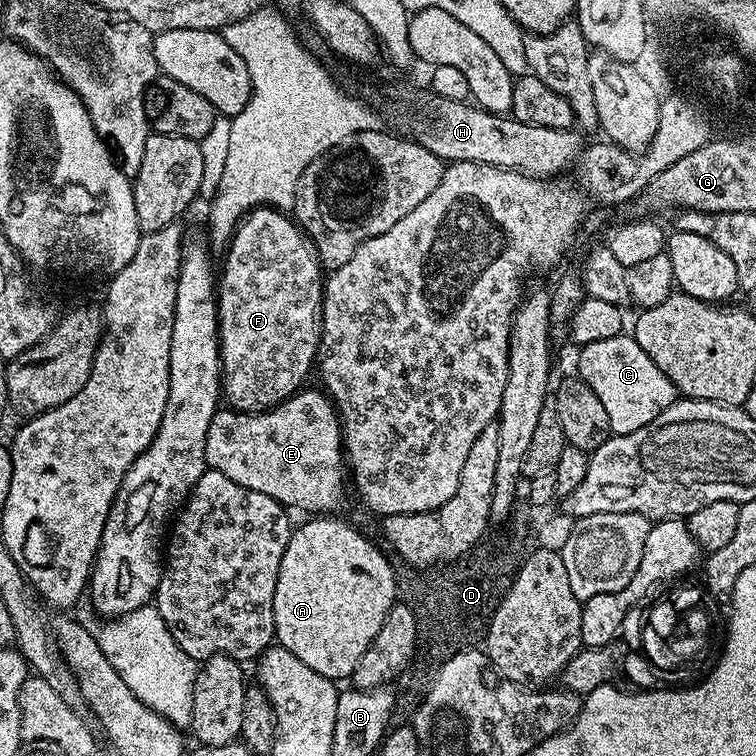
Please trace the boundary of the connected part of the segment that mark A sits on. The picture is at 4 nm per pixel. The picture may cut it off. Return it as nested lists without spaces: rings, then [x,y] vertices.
[[[308,518],[305,519],[308,521],[301,528],[293,527],[292,536],[288,539],[286,546],[286,554],[282,554],[282,566],[278,570],[278,586],[274,586],[274,626],[276,627],[275,639],[278,641],[279,647],[290,650],[290,654],[302,658],[302,662],[306,662],[306,666],[310,666],[310,670],[318,670],[318,674],[322,674],[330,681],[341,682],[340,680],[347,681],[351,677],[362,654],[366,654],[370,642],[374,642],[374,638],[378,638],[378,630],[382,630],[393,604],[397,603],[396,577],[398,572],[395,567],[392,569],[391,562],[358,529],[351,528],[344,520],[332,519],[336,518]]]

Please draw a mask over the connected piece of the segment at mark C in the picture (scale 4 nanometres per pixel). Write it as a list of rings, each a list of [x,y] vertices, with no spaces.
[[[621,334],[614,338],[602,338],[602,342],[590,342],[583,345],[579,352],[580,357],[576,360],[575,371],[580,379],[586,382],[586,386],[590,386],[594,394],[598,394],[606,415],[610,417],[610,430],[613,436],[625,436],[634,434],[634,430],[642,430],[642,426],[654,422],[654,418],[658,418],[662,410],[676,403],[678,393],[674,382],[670,382],[670,378],[666,378],[666,374],[662,374],[662,370],[654,366],[650,354],[646,354],[646,350],[638,346],[635,335]]]

